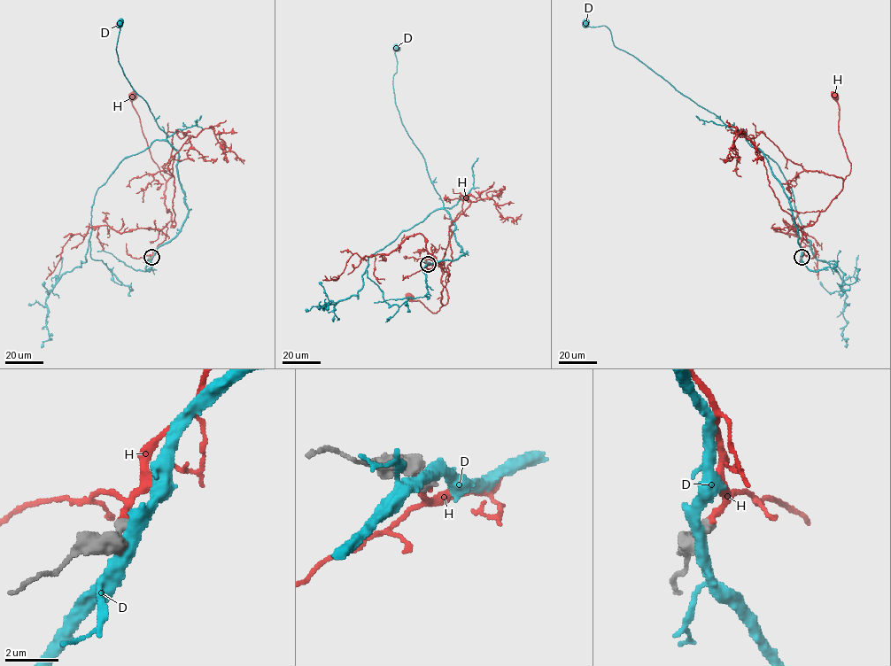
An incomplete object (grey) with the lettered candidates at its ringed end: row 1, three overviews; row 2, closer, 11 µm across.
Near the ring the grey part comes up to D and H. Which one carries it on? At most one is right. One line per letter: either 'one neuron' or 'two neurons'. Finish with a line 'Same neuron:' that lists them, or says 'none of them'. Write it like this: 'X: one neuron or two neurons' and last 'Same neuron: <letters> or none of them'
D: two neurons
H: one neuron
Same neuron: H

